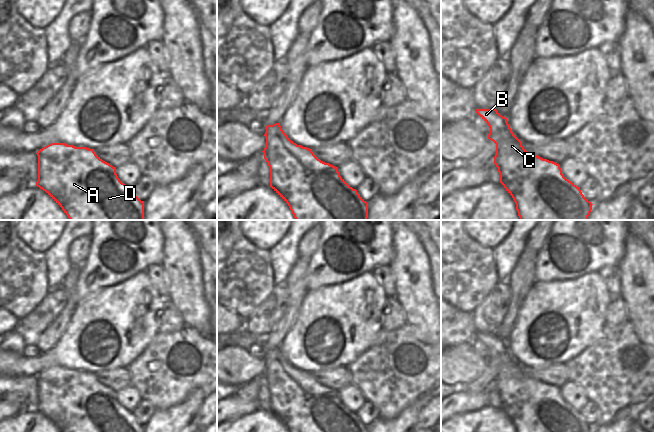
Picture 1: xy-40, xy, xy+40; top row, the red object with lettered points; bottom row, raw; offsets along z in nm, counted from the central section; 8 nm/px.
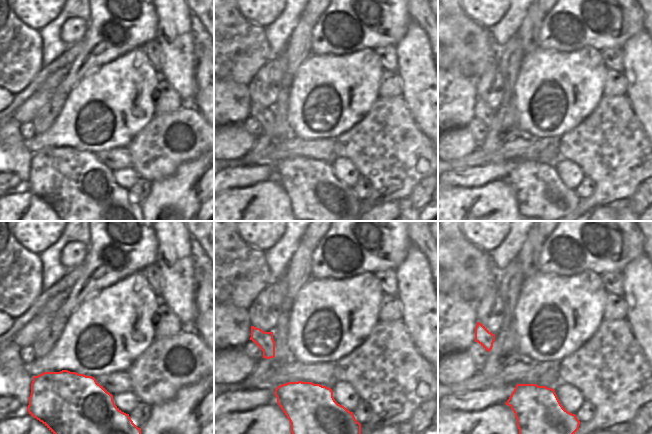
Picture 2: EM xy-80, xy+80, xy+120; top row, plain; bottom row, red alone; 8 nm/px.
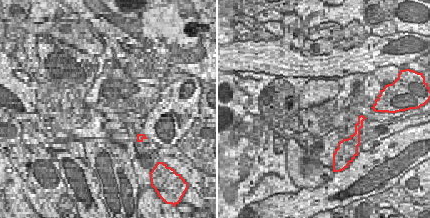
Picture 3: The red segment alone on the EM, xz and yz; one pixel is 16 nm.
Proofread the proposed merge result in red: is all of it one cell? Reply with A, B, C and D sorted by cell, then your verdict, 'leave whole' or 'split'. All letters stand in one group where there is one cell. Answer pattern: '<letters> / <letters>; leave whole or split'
A B C D; leave whole

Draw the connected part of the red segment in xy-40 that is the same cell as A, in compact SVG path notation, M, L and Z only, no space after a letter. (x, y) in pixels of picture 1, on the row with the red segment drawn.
M51 143L36 154L36 186L45 191L70 220L144 220L144 201L118 178L116 167L103 161L94 149Z

